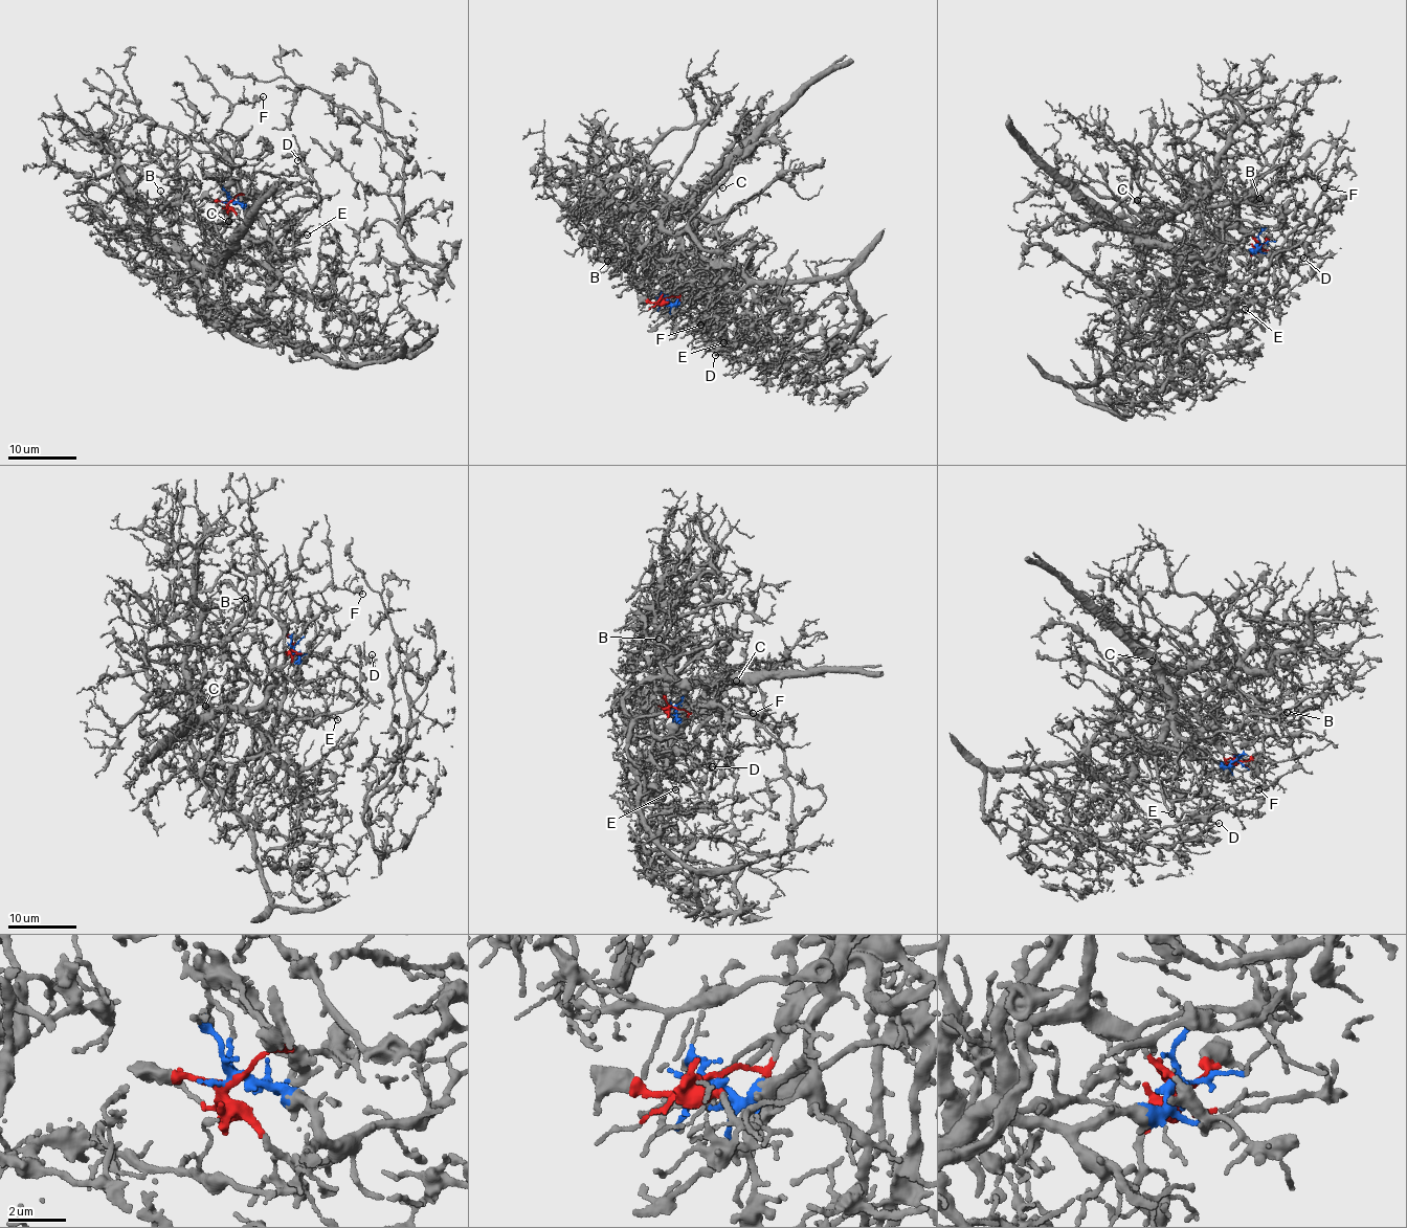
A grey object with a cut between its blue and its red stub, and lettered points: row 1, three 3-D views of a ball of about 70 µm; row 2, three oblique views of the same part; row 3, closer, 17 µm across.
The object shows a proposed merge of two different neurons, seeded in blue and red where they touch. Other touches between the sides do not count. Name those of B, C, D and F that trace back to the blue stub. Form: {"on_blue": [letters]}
{"on_blue": ["B", "C"]}

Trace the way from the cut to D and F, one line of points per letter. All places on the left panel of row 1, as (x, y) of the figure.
D: (229, 202), (240, 192), (266, 226), (288, 225), (320, 197), (297, 155), (303, 158), (297, 160)
F: (229, 202), (239, 194), (240, 174), (214, 137), (237, 104), (246, 99), (252, 103), (263, 96)

